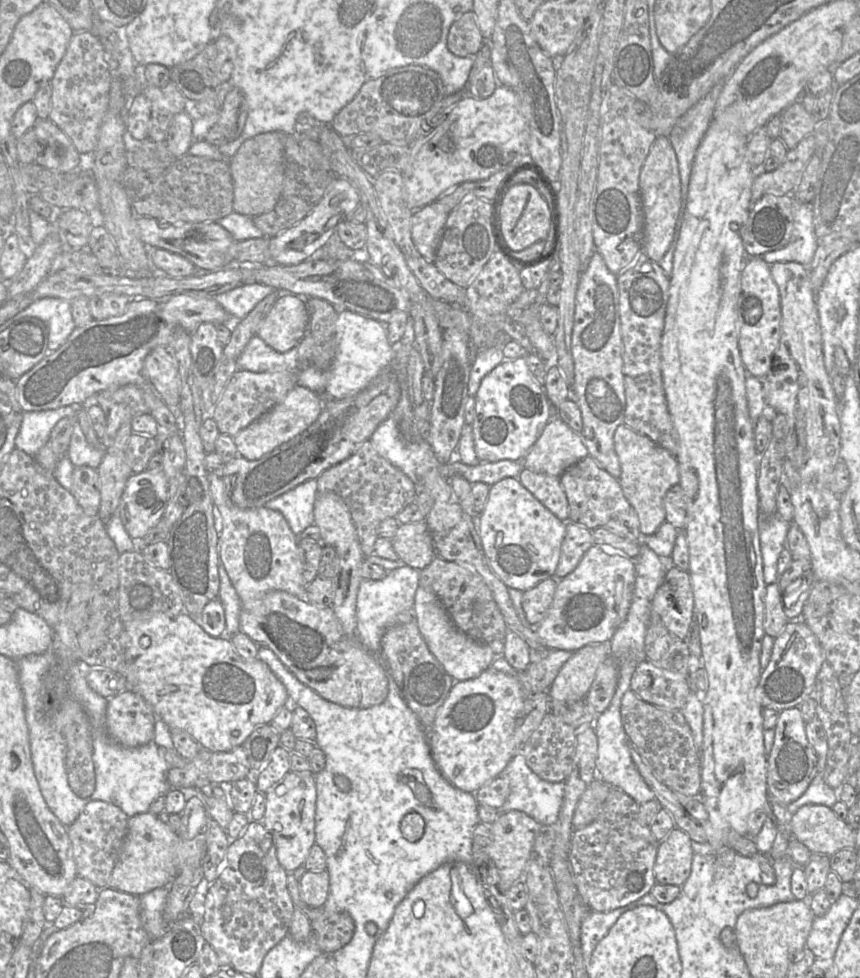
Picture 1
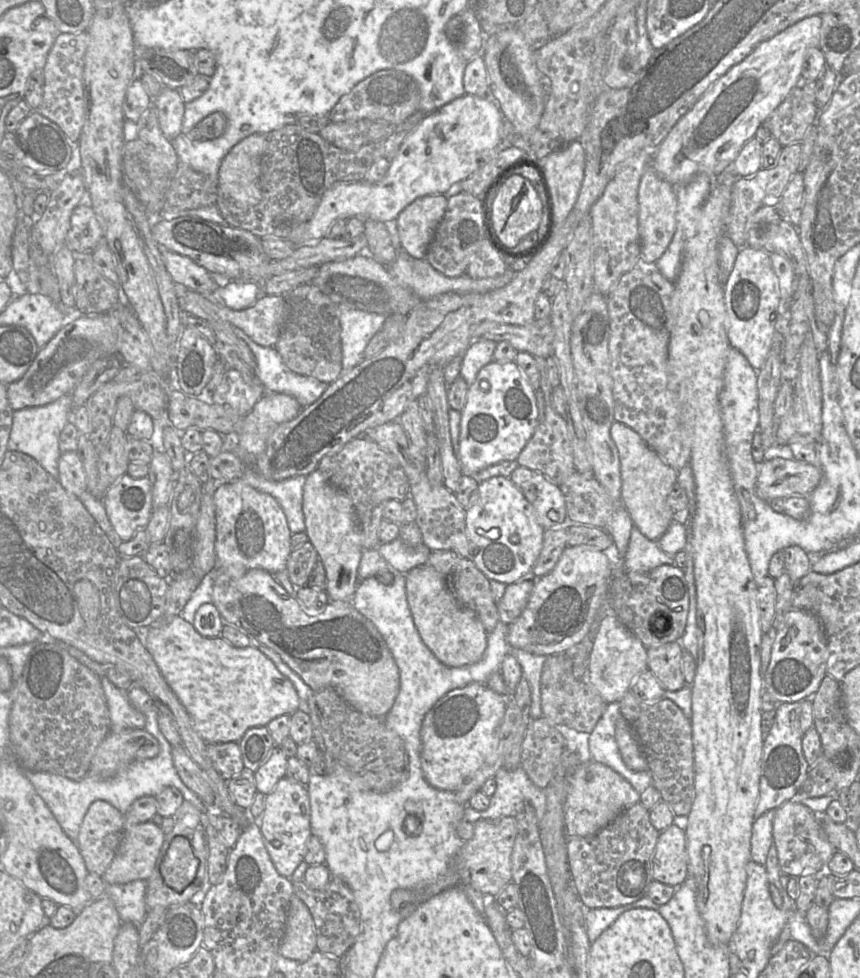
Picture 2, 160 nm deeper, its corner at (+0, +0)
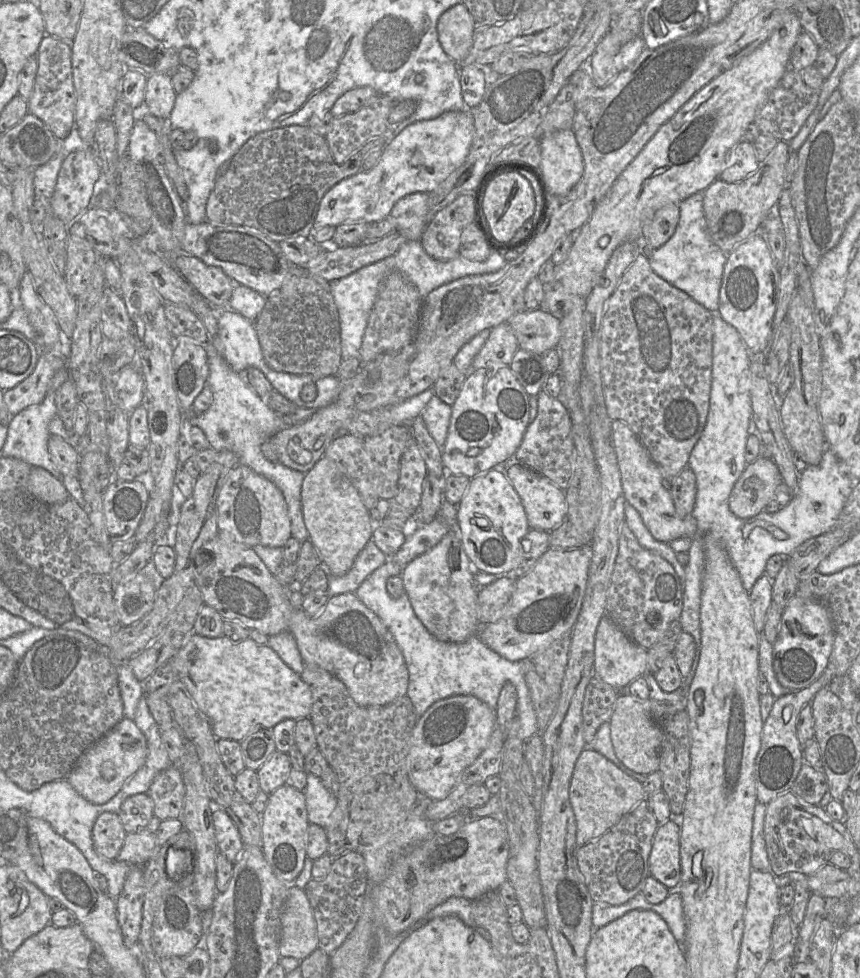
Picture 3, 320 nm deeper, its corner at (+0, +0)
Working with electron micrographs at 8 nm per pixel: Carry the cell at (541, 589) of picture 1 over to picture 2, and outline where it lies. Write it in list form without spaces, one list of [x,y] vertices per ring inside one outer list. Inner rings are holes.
[[[533,576],[506,585],[502,598],[497,602],[500,621],[510,624],[524,610],[534,586]]]

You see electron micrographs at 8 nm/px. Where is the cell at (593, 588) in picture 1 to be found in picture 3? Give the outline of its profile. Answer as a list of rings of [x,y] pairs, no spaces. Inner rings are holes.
[[[590,544],[573,549],[549,548],[523,576],[515,579],[512,595],[494,622],[480,626],[478,637],[492,650],[510,661],[520,661],[571,634],[580,612],[591,560]]]

